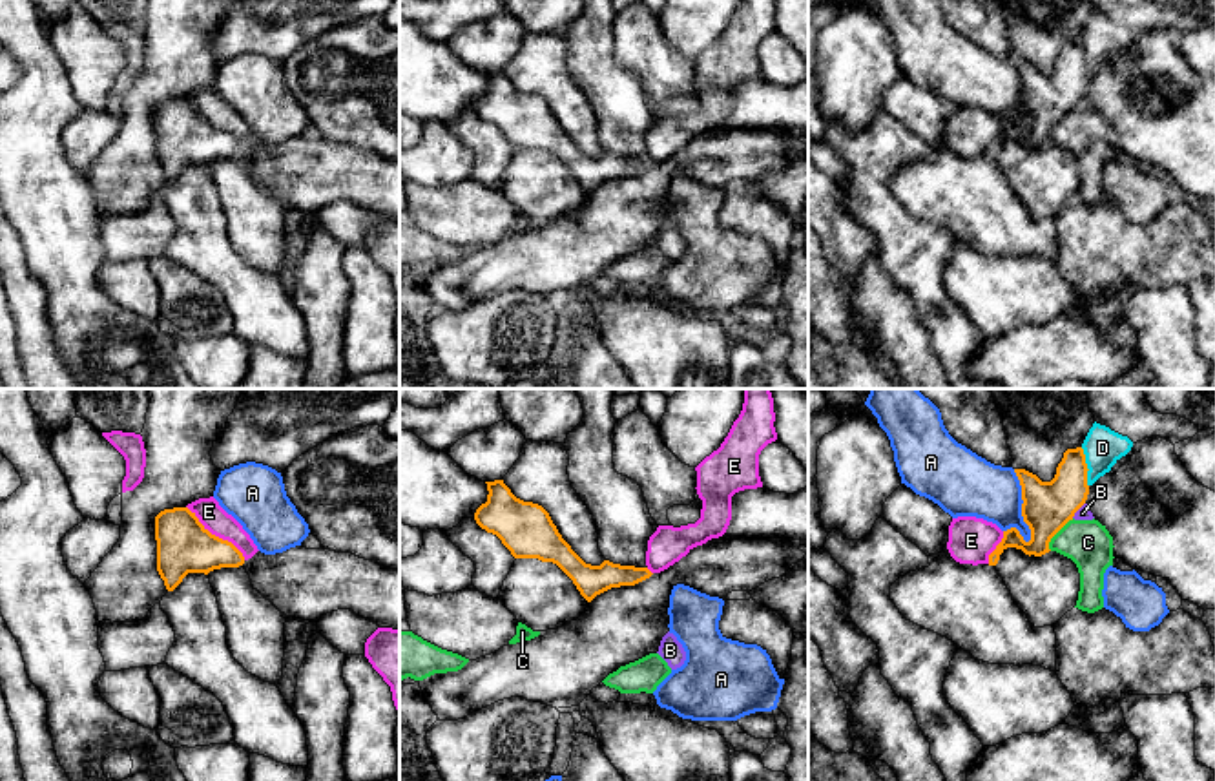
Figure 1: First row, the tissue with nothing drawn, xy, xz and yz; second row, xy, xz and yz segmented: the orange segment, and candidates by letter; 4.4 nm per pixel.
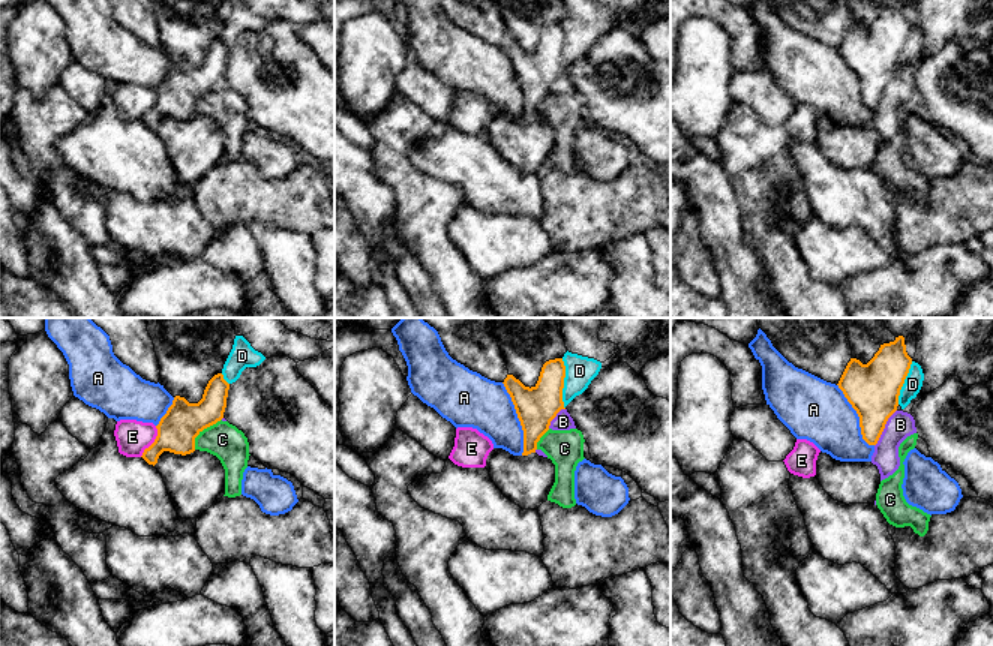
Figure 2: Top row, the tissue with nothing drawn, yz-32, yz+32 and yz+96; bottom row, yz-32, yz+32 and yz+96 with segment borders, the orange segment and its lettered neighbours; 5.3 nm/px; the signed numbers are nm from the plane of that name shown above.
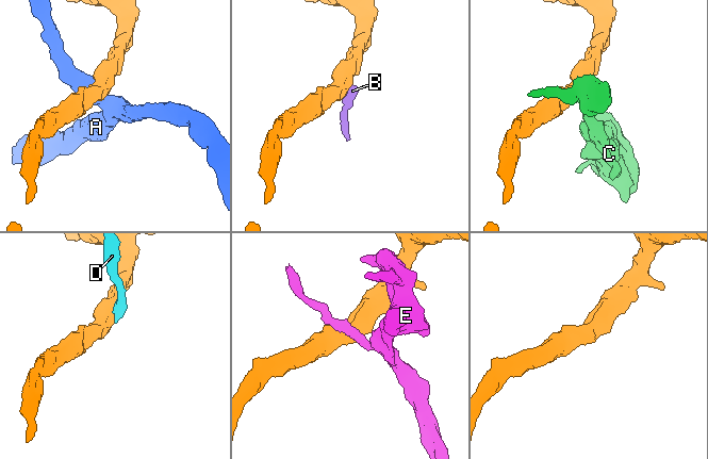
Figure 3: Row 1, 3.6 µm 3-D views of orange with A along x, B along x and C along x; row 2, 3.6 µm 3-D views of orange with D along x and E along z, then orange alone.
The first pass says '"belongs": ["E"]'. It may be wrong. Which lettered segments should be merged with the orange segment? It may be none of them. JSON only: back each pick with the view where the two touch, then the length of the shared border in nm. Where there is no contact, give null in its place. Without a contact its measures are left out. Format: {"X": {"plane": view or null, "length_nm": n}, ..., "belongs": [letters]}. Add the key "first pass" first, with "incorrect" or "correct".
{"first pass": "incorrect", "belongs": []}

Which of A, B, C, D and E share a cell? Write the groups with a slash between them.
A / B D / C / E

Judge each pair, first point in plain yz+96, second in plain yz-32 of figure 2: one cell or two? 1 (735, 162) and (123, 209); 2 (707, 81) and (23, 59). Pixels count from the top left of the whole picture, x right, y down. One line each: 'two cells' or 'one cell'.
1: two cells
2: one cell

